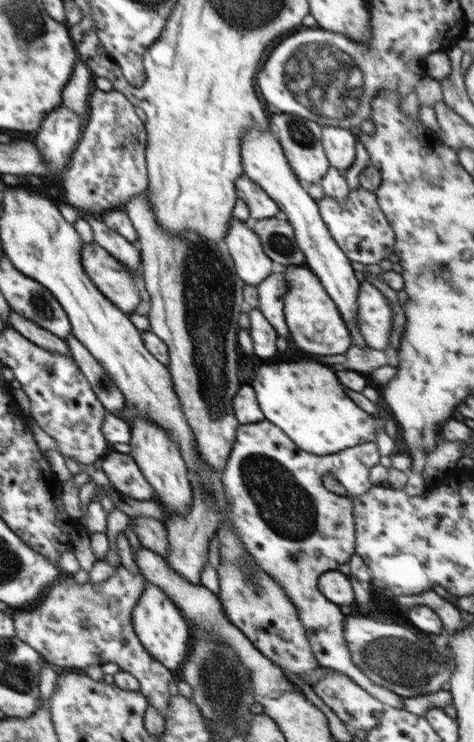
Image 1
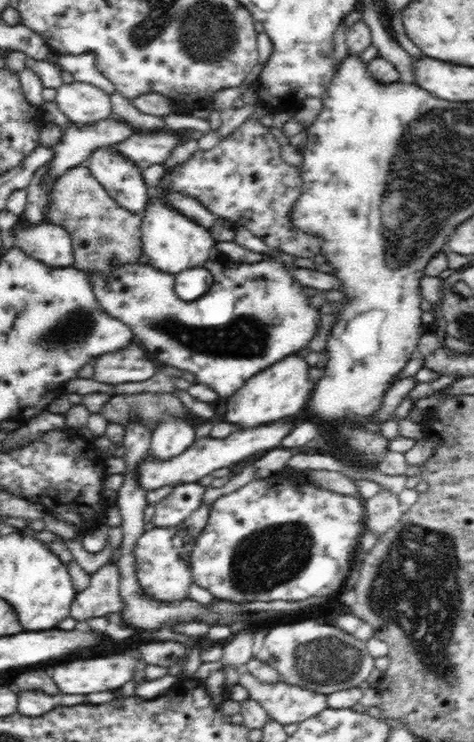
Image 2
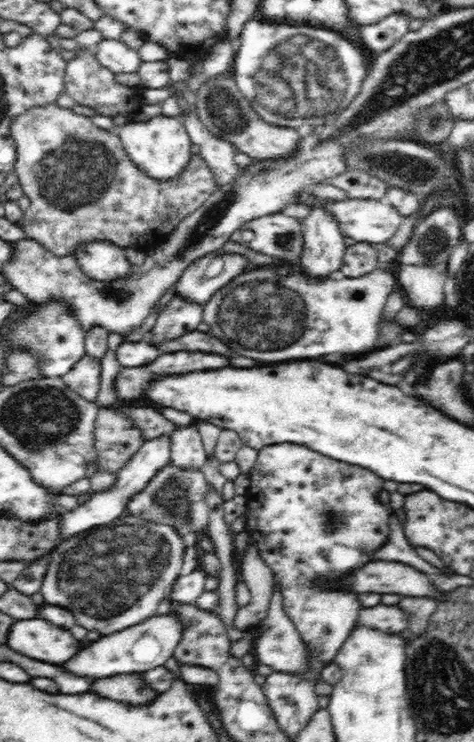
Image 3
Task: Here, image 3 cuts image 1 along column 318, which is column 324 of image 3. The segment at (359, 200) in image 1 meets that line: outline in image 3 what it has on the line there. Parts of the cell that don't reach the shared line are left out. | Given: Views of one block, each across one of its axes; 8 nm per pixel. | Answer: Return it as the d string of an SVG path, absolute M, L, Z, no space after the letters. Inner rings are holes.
M310 192L298 193L295 201L293 202L298 206L306 206L310 209L312 206L323 206L329 214L331 214L338 223L340 232L343 236L353 238L356 242L368 242L374 246L379 246L380 243L390 240L398 226L402 224L403 217L400 213L386 200L358 200L358 199L344 199L342 201L322 201L318 198L312 197Z

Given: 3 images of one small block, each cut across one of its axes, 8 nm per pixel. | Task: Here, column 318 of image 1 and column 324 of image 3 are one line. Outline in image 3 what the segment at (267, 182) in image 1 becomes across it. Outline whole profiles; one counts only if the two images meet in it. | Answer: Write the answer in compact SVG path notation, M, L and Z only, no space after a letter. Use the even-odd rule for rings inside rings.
M312 206L301 222L304 242L298 269L310 279L339 275L347 247L337 220L323 206Z

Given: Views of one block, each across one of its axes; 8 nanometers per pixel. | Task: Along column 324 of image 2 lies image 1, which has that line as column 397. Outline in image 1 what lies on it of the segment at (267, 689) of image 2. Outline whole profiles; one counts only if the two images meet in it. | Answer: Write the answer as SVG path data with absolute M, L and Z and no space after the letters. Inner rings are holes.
M260 420L252 424L240 425L236 431L236 440L223 470L222 483L228 502L228 520L232 530L240 537L244 550L253 557L258 567L267 572L286 593L298 611L301 625L304 626L313 656L320 667L330 668L347 674L366 692L389 708L403 709L403 700L399 694L389 688L374 684L351 659L344 636L346 617L339 605L330 602L318 588L319 576L328 571L338 571L341 564L347 564L355 554L356 528L352 514L352 499L368 493L373 488L369 474L380 462L380 451L376 441L360 443L336 454L318 456L296 446L292 439L284 434L269 420ZM332 472L338 482L346 489L346 496L338 496L324 487L322 478Z

